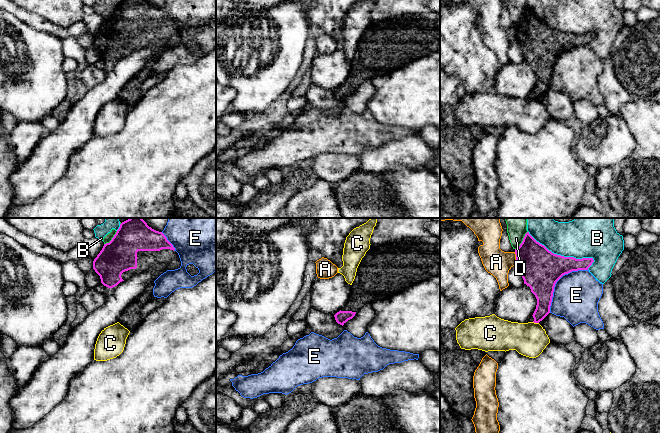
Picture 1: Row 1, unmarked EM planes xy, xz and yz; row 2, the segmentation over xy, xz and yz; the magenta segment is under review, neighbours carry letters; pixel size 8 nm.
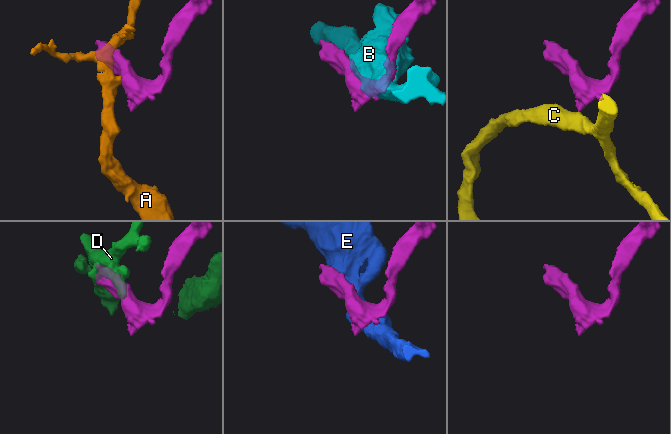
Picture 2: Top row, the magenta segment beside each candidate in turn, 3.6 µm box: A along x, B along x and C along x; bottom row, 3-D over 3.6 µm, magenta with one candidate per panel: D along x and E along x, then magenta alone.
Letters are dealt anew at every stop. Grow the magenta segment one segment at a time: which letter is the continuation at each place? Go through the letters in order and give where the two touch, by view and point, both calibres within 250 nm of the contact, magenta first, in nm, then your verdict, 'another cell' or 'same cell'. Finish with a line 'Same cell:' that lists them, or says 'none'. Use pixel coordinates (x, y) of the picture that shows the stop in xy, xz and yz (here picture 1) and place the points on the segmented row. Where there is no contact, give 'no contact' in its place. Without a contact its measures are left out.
A: yz (516, 258) | 320/200 nm | another cell
B: yz (560, 255) | 320/340 nm | another cell
C: yz (536, 322) | 150/280 nm | another cell
D: yz (523, 240) | 300/180 nm | another cell
E: yz (556, 281) | 320/360 nm | another cell
Same cell: none

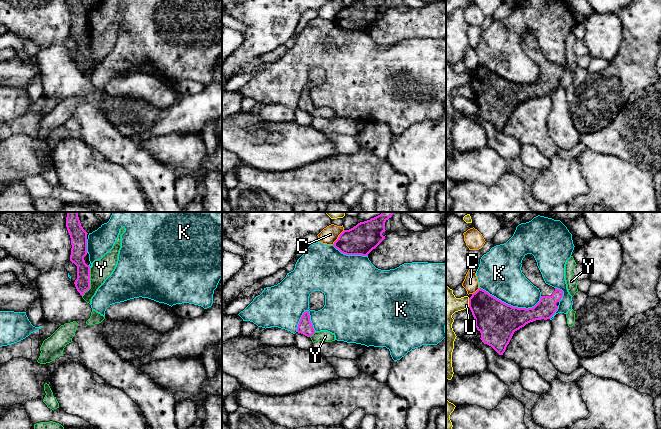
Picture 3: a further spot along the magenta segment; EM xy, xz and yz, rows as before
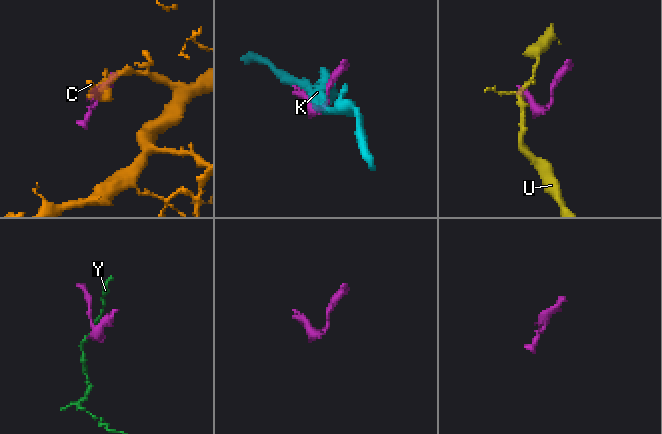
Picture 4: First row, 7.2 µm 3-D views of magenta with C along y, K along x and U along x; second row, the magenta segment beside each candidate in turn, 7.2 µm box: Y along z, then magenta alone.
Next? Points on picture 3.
C: xz (338, 237) | 240/140 nm | another cell
K: yz (510, 305) | 320/340 nm | another cell
U: yz (469, 302) | 300/190 nm | another cell
Y: xy (89, 282) | 120/160 nm | another cell
Same cell: none

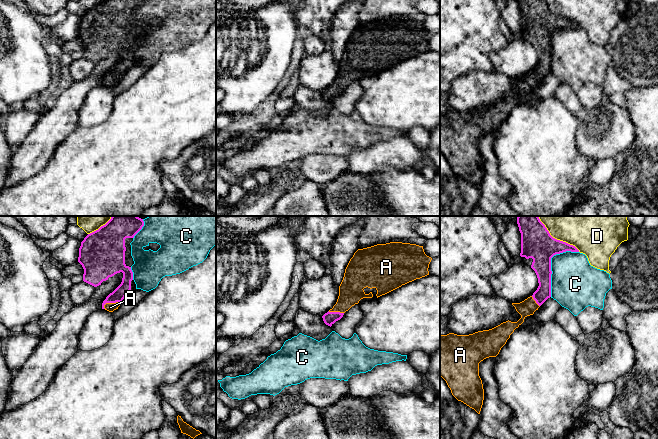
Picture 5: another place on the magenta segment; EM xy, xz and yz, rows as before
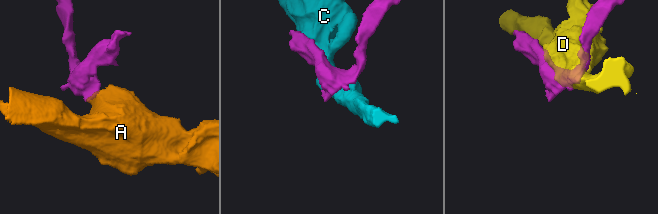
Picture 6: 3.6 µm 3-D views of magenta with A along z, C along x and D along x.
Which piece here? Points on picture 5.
A: xy (111, 302) | 150/70 nm | same cell
C: yz (550, 264) | 260/380 nm | another cell
D: yz (556, 239) | 260/460 nm | another cell
Same cell: A

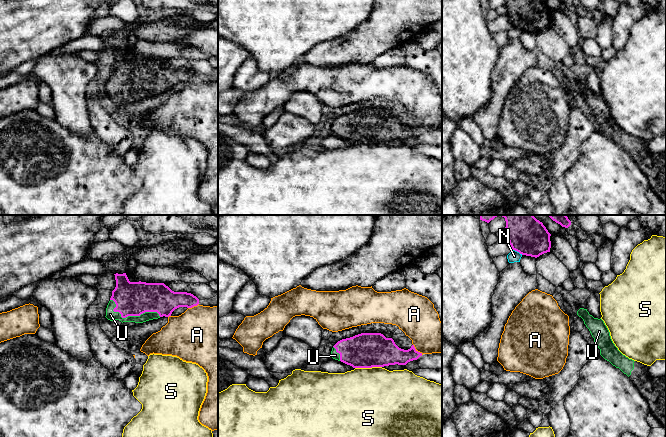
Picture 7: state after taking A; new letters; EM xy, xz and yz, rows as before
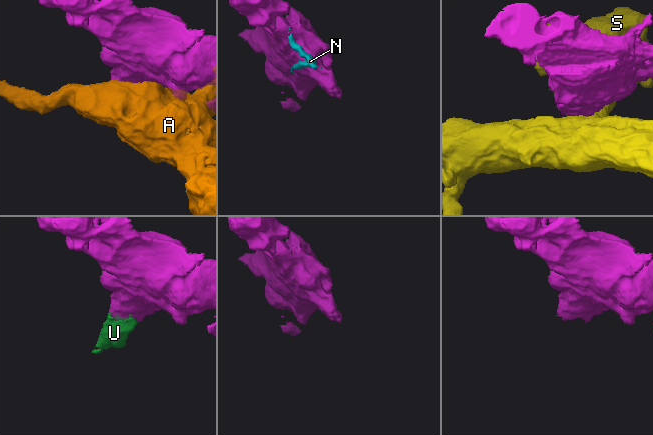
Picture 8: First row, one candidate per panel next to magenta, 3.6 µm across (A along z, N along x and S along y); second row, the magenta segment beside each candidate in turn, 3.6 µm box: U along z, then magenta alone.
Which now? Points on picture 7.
A: xz (417, 351) | 200/320 nm | another cell
N: yz (518, 251) | 300/90 nm | another cell
S: xz (368, 367) | 280/500 nm | another cell
U: xy (130, 315) | 280/80 nm | same cell
Same cell: U

